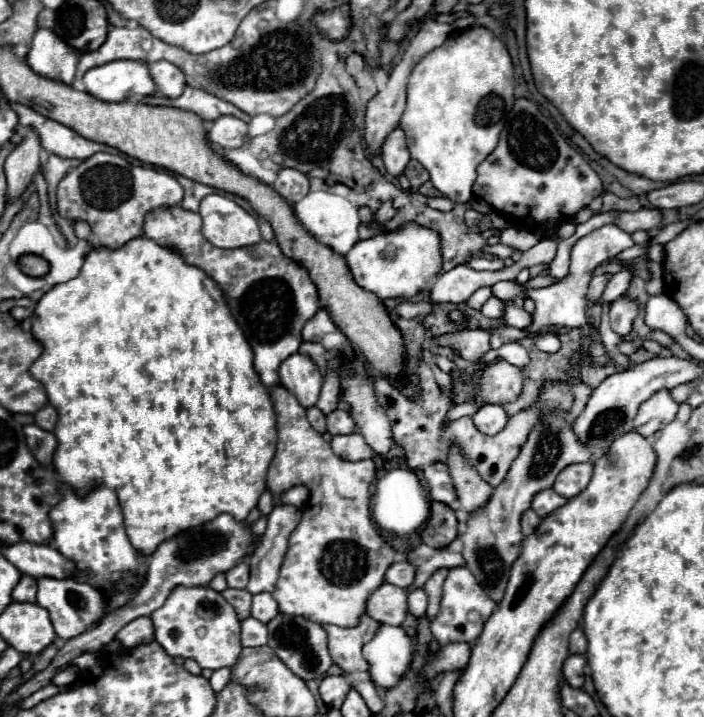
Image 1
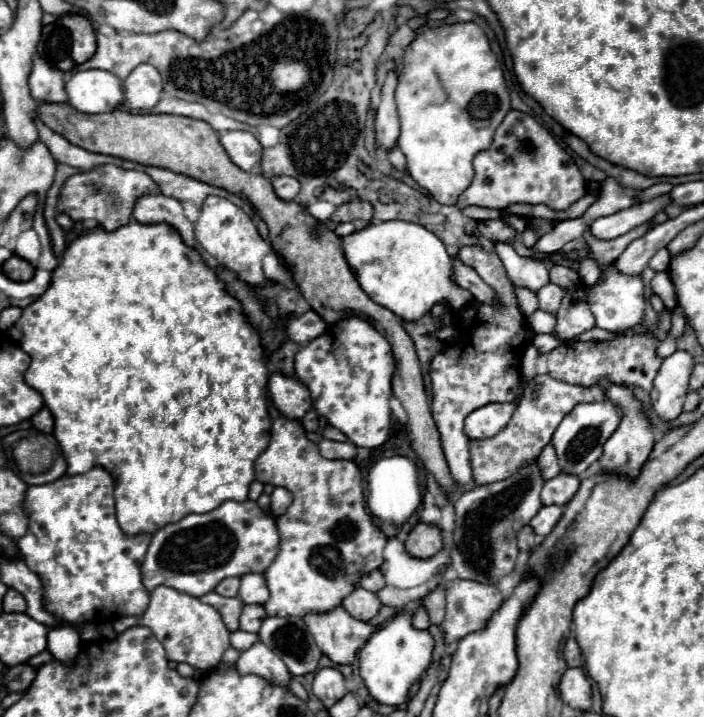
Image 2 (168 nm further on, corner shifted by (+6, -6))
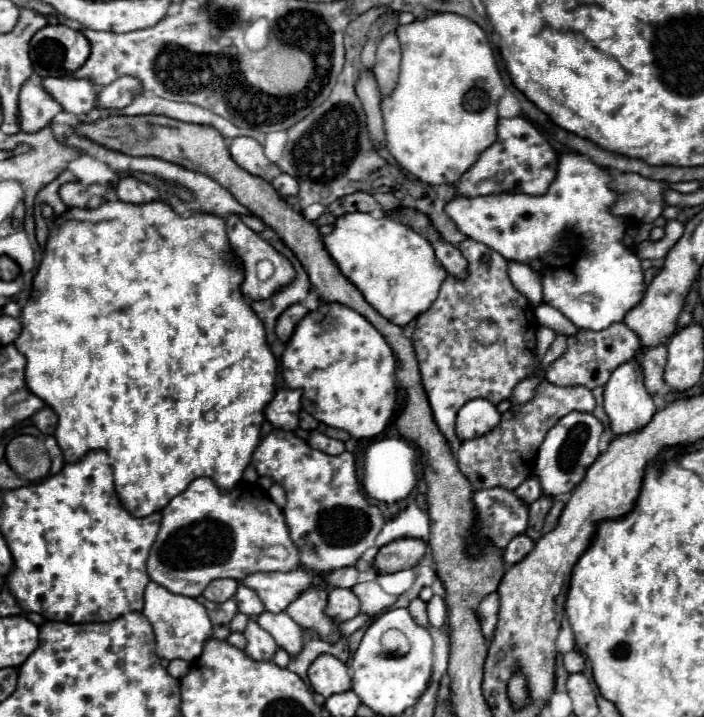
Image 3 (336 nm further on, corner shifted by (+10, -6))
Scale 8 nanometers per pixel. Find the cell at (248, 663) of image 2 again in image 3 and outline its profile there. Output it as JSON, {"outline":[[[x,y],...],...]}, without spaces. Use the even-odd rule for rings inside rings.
{"outline":[[[248,622],[246,630],[244,630],[244,636],[246,636],[246,642],[248,642],[244,652],[250,660],[268,662],[268,660],[274,658],[278,646],[276,646],[274,638],[266,630],[262,630],[256,622]]]}

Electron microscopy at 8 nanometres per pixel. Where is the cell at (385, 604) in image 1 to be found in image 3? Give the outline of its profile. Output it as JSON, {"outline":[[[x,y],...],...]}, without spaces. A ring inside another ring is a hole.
{"outline":[[[330,588],[326,614],[336,622],[346,622],[360,612],[360,600],[350,588]]]}

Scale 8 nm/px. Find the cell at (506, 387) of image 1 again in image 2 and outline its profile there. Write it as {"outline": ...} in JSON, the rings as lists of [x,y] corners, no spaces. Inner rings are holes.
{"outline":[[[464,246],[460,248],[458,258],[464,260],[464,264],[472,266],[496,294],[496,304],[482,304],[472,300],[472,304],[462,310],[452,310],[448,304],[436,304],[430,310],[430,316],[436,320],[436,328],[444,326],[446,308],[450,310],[450,318],[458,320],[458,338],[444,344],[444,348],[430,360],[430,382],[432,416],[442,438],[442,450],[450,466],[452,478],[460,486],[460,492],[464,492],[472,484],[468,452],[470,438],[464,434],[464,418],[484,404],[512,402],[516,398],[520,384],[522,354],[528,348],[532,334],[528,330],[524,314],[518,310],[514,286],[506,276],[498,254],[482,246]]]}

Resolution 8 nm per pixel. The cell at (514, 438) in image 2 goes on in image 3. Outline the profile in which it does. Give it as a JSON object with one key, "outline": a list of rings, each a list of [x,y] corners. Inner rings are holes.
{"outline":[[[542,380],[536,388],[536,394],[530,402],[514,404],[508,412],[502,414],[500,424],[490,430],[488,434],[464,440],[456,452],[456,460],[460,466],[460,472],[470,480],[474,490],[492,488],[492,486],[504,486],[508,490],[518,488],[532,472],[536,462],[536,452],[546,436],[546,432],[572,410],[578,412],[592,412],[596,406],[596,400],[592,392],[584,386],[554,386],[548,380]]]}

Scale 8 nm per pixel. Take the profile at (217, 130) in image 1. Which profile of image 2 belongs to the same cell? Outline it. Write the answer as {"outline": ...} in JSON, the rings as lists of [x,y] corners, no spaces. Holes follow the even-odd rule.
{"outline":[[[244,130],[220,132],[220,142],[236,166],[246,172],[258,168],[262,160],[262,146],[254,134]]]}

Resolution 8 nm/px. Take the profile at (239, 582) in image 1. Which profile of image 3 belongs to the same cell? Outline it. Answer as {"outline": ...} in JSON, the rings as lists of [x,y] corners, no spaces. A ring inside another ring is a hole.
{"outline":[[[222,578],[222,580],[212,580],[208,584],[208,588],[204,590],[204,598],[206,600],[212,600],[212,602],[224,602],[224,600],[230,600],[234,594],[236,594],[236,588],[238,588],[238,582],[236,580],[230,580],[230,578]]]}

